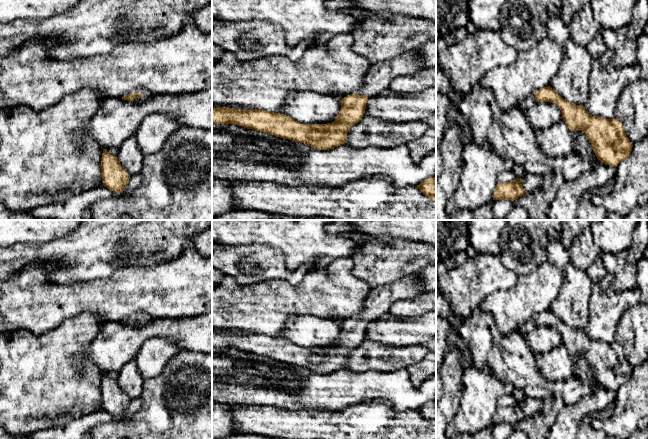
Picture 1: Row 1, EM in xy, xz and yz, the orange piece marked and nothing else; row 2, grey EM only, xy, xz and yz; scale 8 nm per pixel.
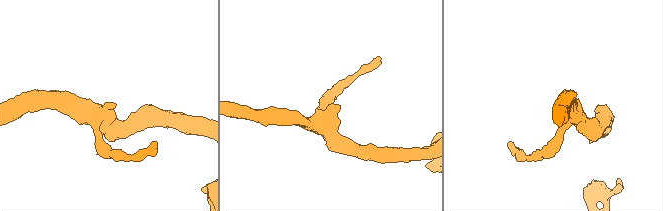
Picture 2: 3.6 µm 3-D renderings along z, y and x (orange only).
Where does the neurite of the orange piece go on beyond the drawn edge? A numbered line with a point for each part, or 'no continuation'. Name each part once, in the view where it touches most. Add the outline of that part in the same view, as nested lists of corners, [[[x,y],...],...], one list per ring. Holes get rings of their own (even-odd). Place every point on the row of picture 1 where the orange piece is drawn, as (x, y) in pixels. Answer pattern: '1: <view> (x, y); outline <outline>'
1: xy (145, 95); outline [[[142,92],[142,96],[134,99],[133,102],[140,103],[140,102],[143,102],[143,101],[149,99],[151,96],[152,96],[152,94],[150,94],[148,92]]]

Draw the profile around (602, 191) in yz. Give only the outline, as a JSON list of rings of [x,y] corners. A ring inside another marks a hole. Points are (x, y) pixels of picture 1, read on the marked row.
[[[615,178],[610,183],[607,183],[603,187],[596,188],[591,193],[598,194],[600,196],[605,196],[605,195],[609,194],[613,189],[614,180],[615,180]]]

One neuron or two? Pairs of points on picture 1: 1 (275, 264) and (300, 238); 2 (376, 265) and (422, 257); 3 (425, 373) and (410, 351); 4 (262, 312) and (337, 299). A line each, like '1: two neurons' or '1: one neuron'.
1: two neurons
2: one neuron
3: two neurons
4: one neuron

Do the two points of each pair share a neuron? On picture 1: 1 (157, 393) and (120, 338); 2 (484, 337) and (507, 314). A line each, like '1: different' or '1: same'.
1: different
2: different

